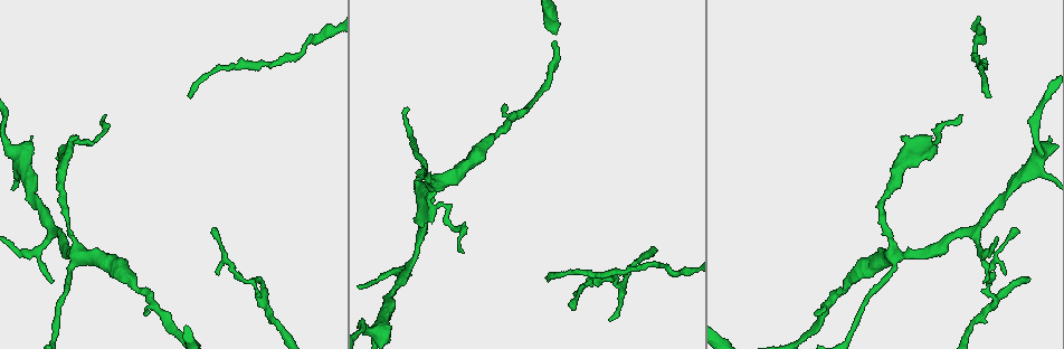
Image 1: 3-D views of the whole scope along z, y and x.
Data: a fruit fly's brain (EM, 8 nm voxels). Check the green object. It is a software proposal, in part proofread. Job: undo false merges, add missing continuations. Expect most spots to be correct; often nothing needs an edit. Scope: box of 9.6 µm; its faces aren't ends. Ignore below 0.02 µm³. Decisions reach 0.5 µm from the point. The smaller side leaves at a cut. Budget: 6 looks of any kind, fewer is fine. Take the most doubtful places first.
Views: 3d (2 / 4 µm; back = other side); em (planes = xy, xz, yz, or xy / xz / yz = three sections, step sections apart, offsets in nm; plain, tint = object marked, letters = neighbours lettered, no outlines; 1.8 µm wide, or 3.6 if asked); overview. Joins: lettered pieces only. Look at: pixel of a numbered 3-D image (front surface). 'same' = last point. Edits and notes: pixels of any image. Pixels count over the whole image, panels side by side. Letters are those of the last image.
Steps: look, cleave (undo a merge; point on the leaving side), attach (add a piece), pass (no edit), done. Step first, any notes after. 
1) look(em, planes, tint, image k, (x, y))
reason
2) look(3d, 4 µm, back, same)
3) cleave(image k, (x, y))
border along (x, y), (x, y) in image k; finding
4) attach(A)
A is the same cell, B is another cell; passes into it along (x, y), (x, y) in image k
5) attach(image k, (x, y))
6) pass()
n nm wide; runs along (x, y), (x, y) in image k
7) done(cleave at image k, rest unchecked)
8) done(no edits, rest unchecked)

look(em, 3.6 µm, planes, letters, image 1, (933, 146))
branch stops here

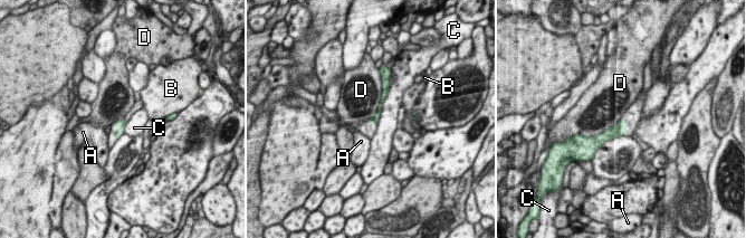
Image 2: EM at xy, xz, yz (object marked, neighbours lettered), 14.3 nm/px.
pass()
D touches over 550 nm; A, B, C and D are other cells; runs along (384, 91), (380, 110), (370, 123) in image 2; none of them fits

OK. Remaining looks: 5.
look(3d, 4 µm, image 1, (190, 97))
thin end

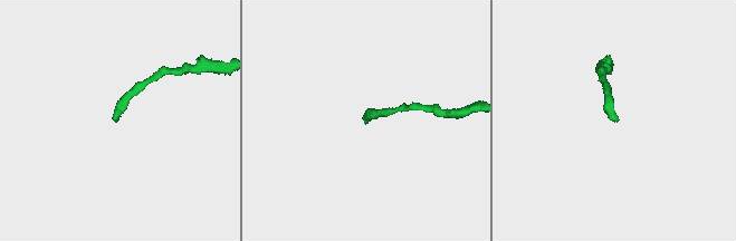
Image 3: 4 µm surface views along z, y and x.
look(em, xy, step 8, tint, image 3, (617, 122))

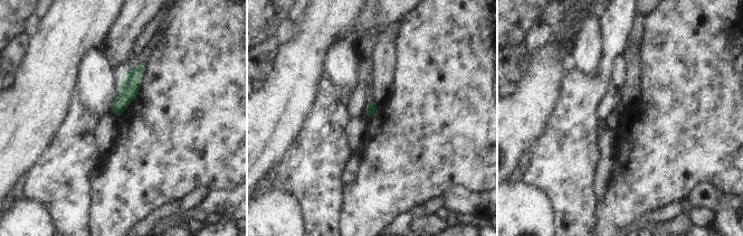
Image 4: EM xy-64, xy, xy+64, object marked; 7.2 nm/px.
look(em, xy, step 8, letters, same)
what lies round it

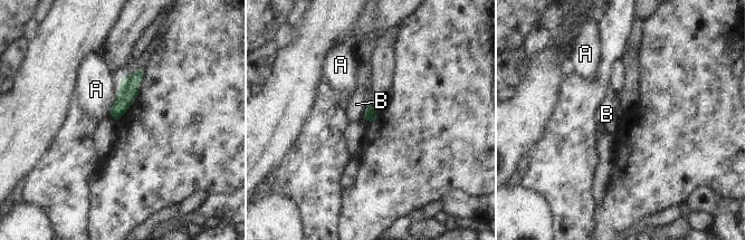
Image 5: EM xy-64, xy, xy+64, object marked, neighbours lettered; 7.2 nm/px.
pass()
80 nm wide; A and B are other cells; runs along (141, 70), (115, 116) in image 5; none of them fits

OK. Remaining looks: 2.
look(3d, 2 µm, image 1, (1031, 279))

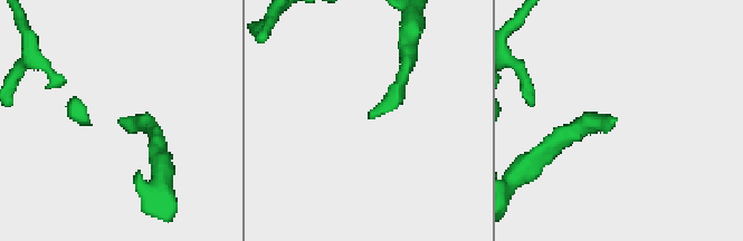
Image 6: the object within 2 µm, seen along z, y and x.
look(em, yz, step 4, letters, image 6, (373, 117))
now the EM

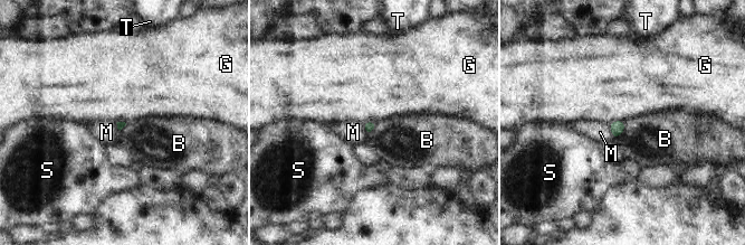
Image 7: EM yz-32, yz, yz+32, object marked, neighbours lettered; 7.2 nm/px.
pass()
B, G, M, S and T are other cells; border along (624, 122), (624, 129), (614, 139) in image 7; no lettered piece goes on from it

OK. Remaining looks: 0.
done(no edits, rest unchecked)

